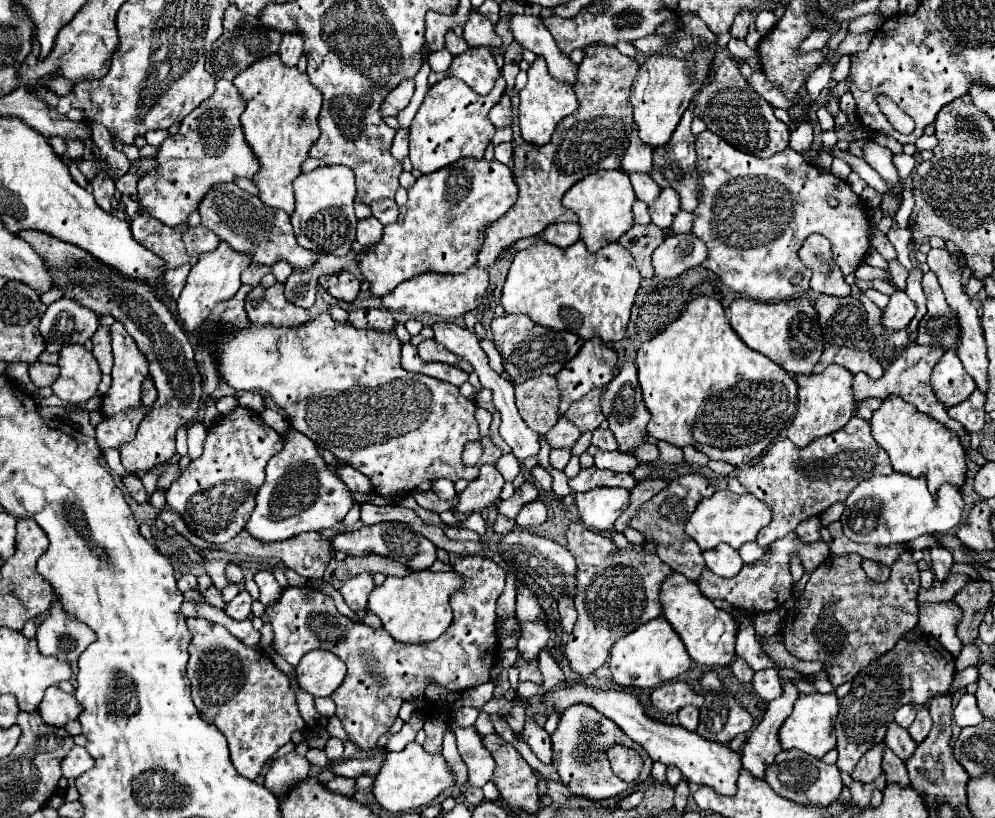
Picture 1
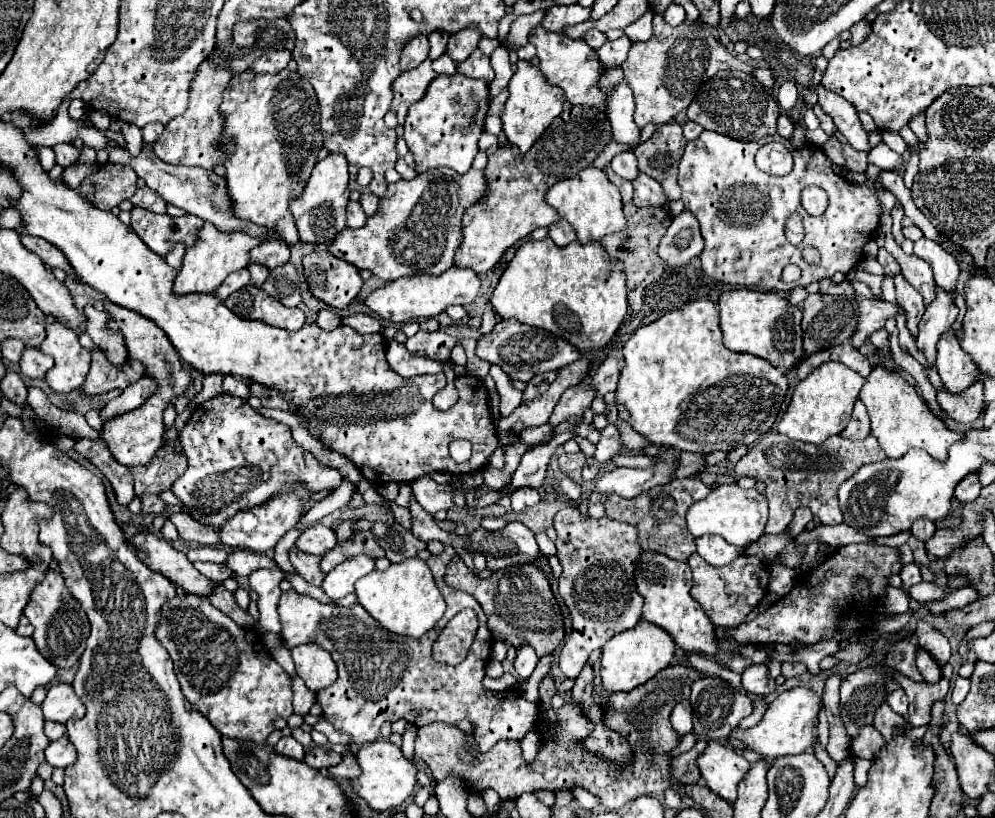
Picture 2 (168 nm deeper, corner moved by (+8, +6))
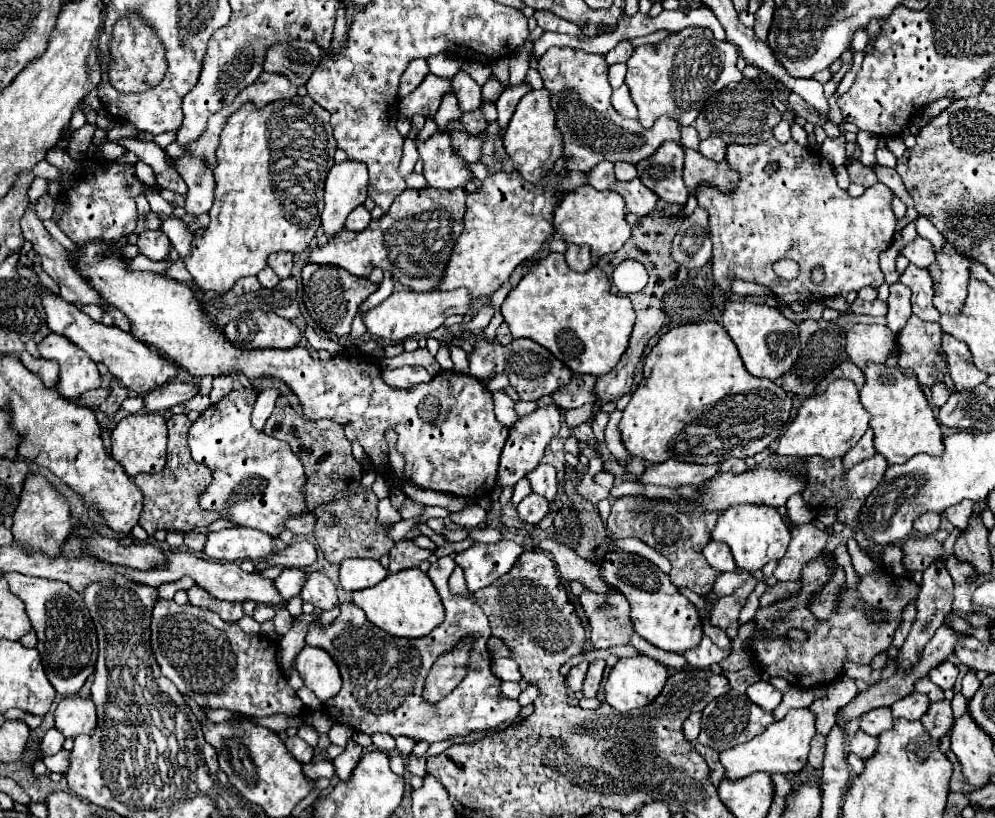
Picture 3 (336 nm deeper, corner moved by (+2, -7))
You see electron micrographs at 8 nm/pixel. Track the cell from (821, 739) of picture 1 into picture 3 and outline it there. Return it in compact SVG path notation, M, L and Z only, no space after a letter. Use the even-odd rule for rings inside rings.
M793 709L781 721L775 721L771 727L767 727L759 737L719 753L719 761L725 767L725 777L731 781L739 781L759 771L783 775L799 773L807 765L809 743L813 735L815 735L815 713L811 713L809 709Z

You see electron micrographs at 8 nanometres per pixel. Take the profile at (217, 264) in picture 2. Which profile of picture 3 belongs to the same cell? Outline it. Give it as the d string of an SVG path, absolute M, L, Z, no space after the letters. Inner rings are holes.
M297 95L295 99L275 101L261 109L243 105L229 117L217 149L219 165L215 169L217 189L215 203L209 211L211 221L199 237L193 237L191 255L183 259L199 289L225 293L235 285L237 279L257 275L261 269L265 269L271 253L301 253L309 247L317 227L321 225L323 187L327 171L335 165L335 149L337 143L329 125L329 113L309 97ZM285 107L287 115L281 113Z

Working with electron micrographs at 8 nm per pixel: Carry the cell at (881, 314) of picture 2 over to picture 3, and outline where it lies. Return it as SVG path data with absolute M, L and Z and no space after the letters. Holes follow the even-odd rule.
M853 325L847 331L847 355L857 367L865 367L869 361L873 363L885 363L889 355L895 351L895 335L885 325Z

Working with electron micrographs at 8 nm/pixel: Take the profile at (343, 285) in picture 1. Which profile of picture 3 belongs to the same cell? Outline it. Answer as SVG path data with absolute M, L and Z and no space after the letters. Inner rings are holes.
M307 263L303 267L303 287L305 287L305 295L303 295L303 303L307 307L307 313L311 315L311 319L319 325L319 329L333 333L333 335L349 335L351 331L351 323L353 317L359 311L359 305L379 289L377 283L371 283L365 277L355 277L351 273L347 273L341 267L333 267L333 265L313 265Z

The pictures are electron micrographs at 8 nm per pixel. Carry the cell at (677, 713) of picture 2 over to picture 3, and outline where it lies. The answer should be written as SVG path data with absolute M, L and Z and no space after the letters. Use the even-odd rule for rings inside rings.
M691 713L683 723L683 733L689 741L695 741L701 731L701 713Z

